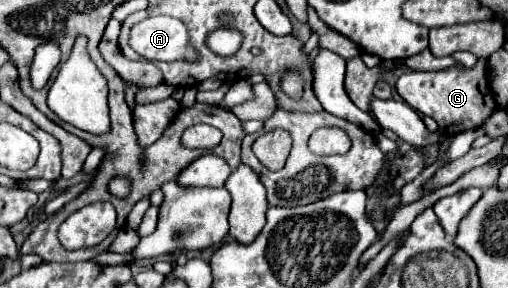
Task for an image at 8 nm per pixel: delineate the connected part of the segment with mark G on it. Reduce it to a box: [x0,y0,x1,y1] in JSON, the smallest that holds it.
[396,59,492,135]

